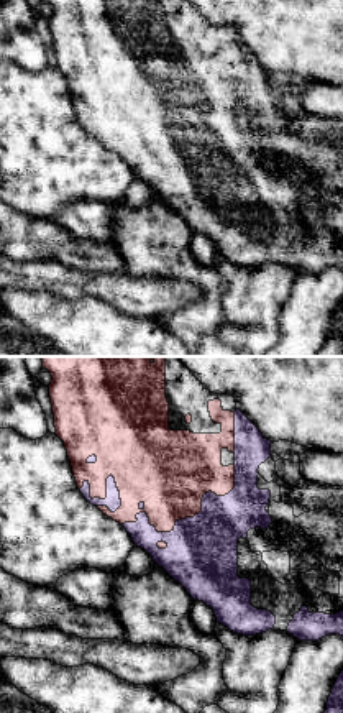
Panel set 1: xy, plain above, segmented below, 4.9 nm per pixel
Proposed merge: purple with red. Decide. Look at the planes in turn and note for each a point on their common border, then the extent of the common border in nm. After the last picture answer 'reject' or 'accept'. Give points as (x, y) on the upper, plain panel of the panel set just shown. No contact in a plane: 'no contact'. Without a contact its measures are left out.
(189, 150) | 650 nm

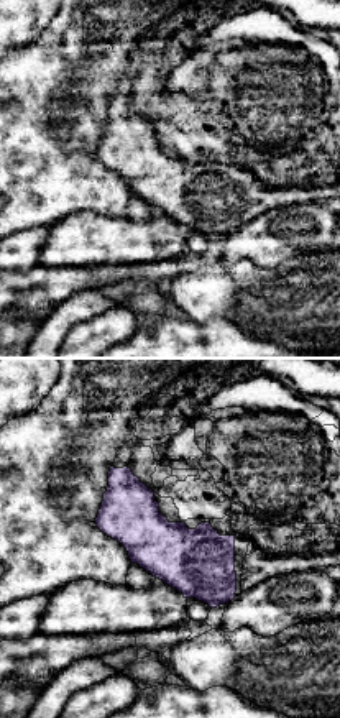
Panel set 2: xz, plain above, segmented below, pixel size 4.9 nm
no contact

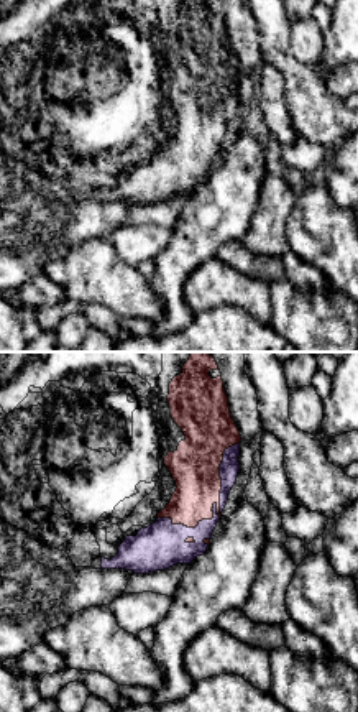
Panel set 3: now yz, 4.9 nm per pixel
(220, 137) | 550 nm

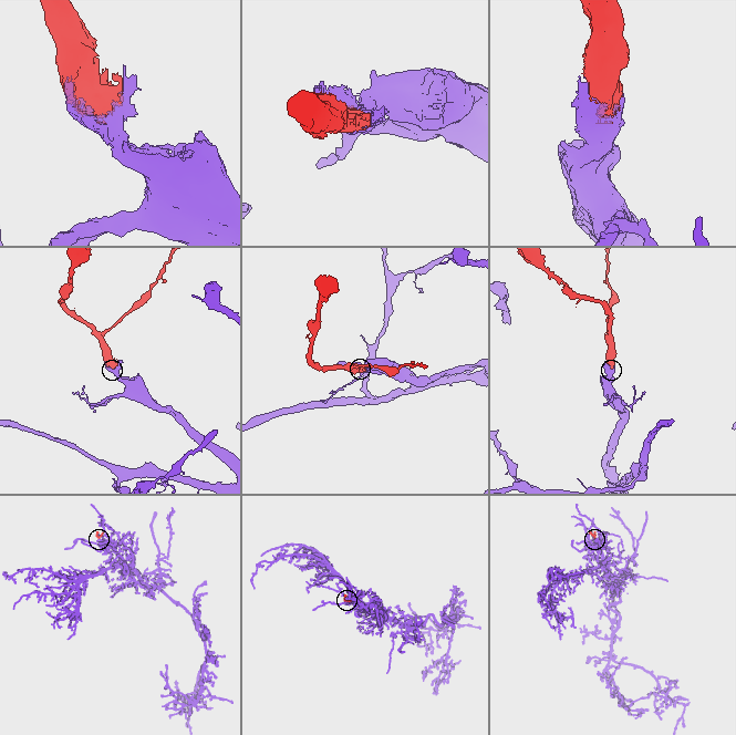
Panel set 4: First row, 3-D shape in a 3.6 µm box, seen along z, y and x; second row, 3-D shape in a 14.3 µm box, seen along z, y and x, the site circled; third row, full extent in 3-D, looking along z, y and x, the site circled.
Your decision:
accept

